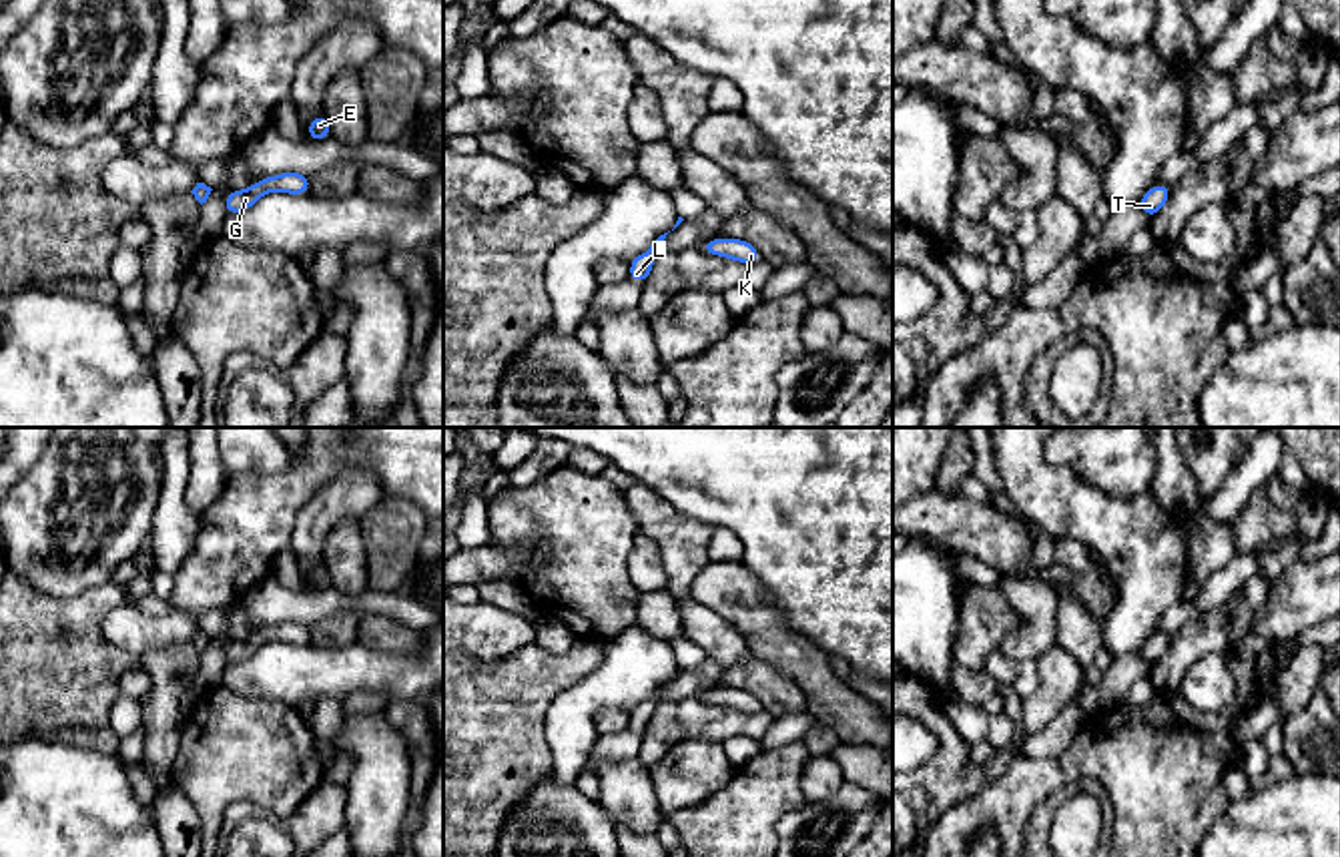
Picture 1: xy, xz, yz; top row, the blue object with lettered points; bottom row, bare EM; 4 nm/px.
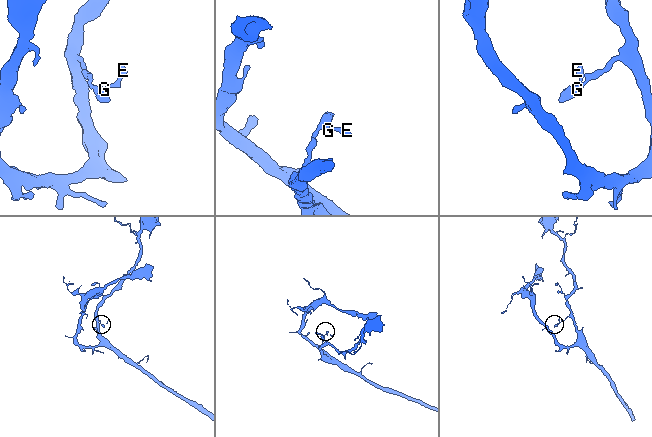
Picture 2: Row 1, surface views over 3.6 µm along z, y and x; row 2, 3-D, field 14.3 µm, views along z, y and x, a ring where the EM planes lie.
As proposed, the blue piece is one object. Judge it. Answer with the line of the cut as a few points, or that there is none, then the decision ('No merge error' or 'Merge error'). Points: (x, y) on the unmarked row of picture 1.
No split. No merge error

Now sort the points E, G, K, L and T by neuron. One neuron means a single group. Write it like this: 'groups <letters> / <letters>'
groups E G K L T

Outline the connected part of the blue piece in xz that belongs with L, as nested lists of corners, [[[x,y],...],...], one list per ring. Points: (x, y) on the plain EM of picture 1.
[[[668,682],[660,684],[646,702],[630,710],[630,723],[628,723],[630,731],[644,733],[648,729],[648,725],[652,723],[654,708],[656,708],[656,700],[662,696],[666,684]]]

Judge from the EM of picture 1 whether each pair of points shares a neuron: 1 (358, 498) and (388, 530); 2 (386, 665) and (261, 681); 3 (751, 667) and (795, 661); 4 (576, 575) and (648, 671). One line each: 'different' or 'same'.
1: different
2: same
3: different
4: different

